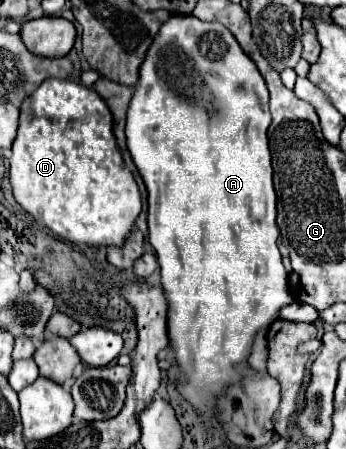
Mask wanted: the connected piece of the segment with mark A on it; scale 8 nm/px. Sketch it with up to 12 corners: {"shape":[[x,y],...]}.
{"shape":[[160,28],[128,108],[178,392],[206,422],[294,298],[268,88]]}

